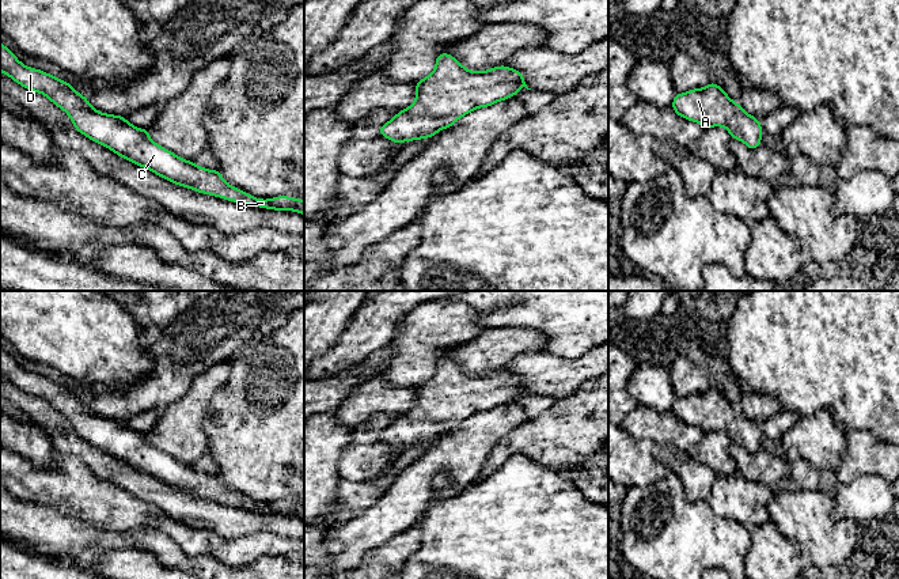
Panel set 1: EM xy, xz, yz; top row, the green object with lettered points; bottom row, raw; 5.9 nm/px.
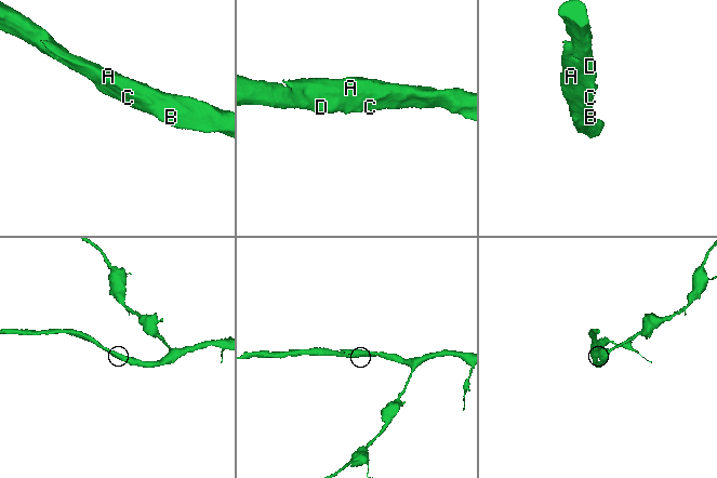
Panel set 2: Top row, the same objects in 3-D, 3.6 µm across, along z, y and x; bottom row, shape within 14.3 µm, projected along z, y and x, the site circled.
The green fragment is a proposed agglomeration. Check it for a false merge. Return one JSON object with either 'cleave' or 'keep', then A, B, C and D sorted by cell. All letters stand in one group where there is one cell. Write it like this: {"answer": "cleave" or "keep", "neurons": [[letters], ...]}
{"answer": "keep", "neurons": [["A", "B", "C", "D"]]}

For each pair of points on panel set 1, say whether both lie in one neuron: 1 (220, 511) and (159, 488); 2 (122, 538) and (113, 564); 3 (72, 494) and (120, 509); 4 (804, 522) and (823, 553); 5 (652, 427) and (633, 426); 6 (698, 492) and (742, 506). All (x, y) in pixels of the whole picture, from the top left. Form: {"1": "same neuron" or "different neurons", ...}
{"1": "same neuron", "2": "different neurons", "3": "same neuron", "4": "same neuron", "5": "same neuron", "6": "different neurons"}

